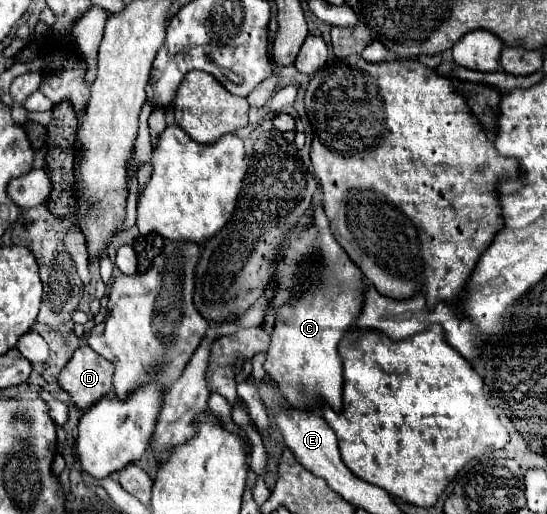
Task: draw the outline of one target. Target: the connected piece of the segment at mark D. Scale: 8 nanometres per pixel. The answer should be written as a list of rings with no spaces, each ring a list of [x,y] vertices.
[[[83,345],[59,373],[59,385],[81,409],[89,409],[113,391],[113,367],[89,345]]]

